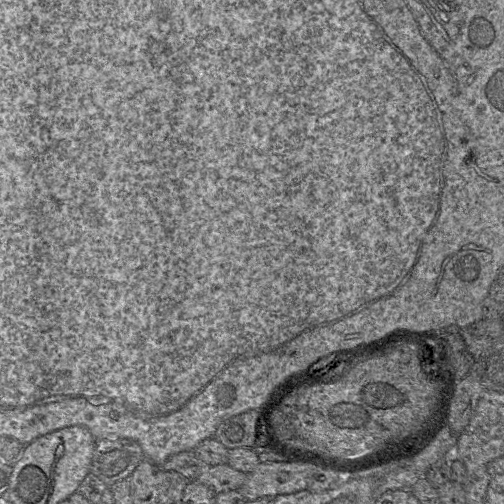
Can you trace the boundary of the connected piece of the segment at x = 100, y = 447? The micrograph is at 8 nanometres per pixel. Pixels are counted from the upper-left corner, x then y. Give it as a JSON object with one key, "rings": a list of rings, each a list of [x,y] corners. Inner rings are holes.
{"rings":[[[95,439],[90,472],[107,486],[128,479],[144,460],[140,445],[130,439]]]}

